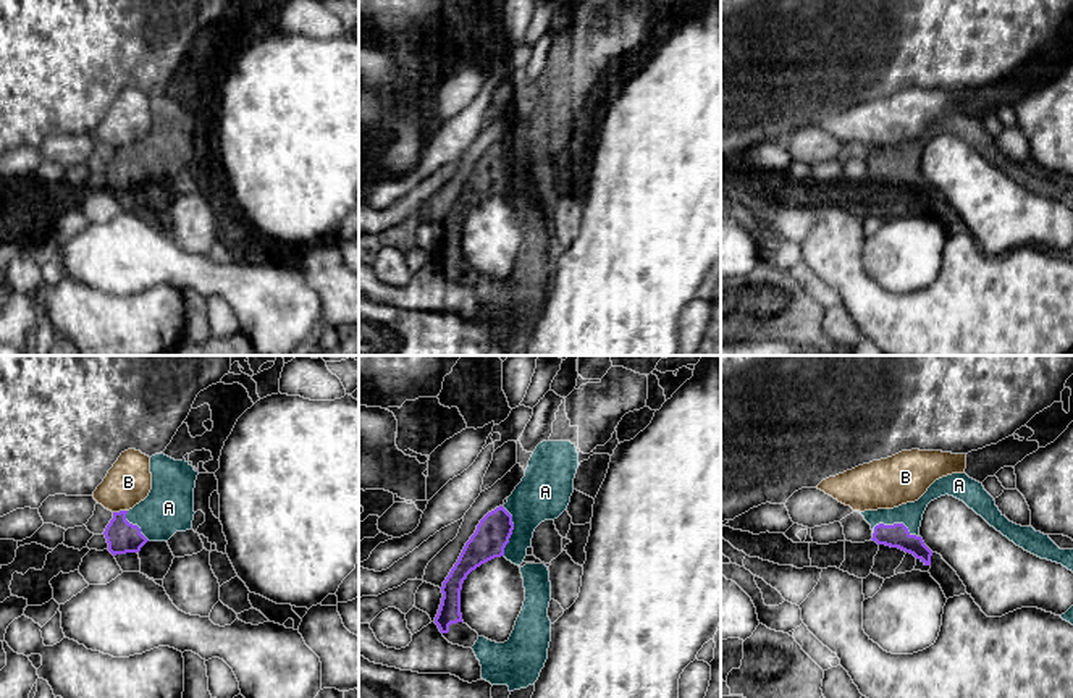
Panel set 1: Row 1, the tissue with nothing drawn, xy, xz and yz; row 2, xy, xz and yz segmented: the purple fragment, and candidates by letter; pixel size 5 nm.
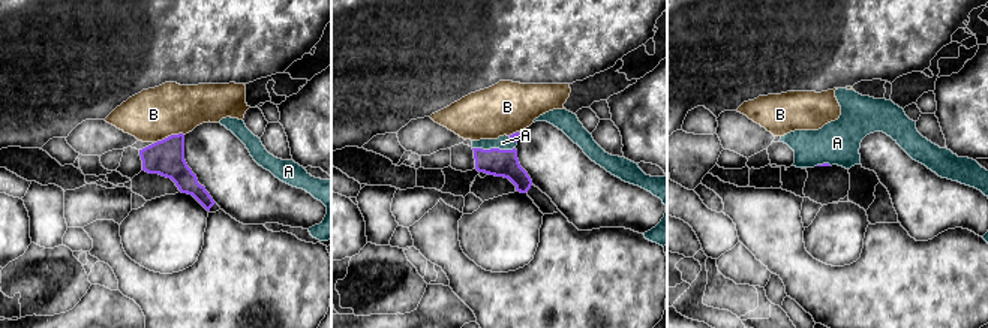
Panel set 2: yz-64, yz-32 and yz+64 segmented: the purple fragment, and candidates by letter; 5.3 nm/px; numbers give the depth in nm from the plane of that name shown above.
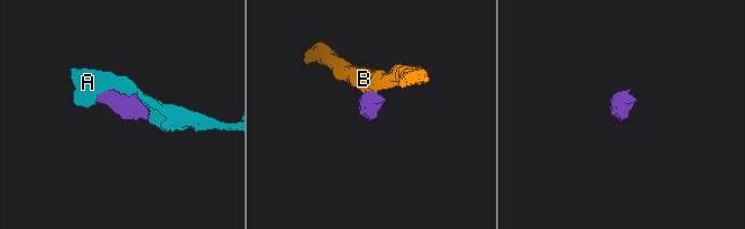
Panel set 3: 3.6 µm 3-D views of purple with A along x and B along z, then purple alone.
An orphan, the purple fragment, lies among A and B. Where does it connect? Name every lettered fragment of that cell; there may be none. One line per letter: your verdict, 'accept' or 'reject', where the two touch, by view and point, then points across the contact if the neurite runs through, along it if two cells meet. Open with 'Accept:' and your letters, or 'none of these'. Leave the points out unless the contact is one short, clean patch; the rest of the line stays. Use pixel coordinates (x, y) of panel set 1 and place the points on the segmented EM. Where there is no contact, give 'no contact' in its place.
Accept: A
A: accept; contact yz (896, 524); way yz (897, 535), (896, 524), (910, 514)
B: reject; contact xy (120, 511); border xy (126, 509), (113, 512)

